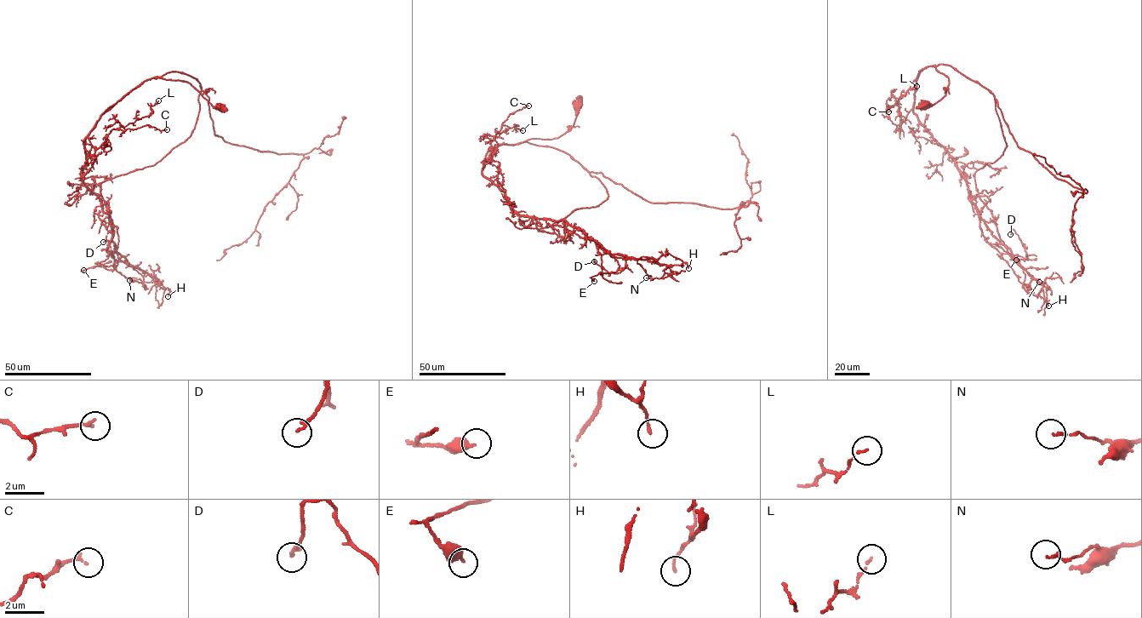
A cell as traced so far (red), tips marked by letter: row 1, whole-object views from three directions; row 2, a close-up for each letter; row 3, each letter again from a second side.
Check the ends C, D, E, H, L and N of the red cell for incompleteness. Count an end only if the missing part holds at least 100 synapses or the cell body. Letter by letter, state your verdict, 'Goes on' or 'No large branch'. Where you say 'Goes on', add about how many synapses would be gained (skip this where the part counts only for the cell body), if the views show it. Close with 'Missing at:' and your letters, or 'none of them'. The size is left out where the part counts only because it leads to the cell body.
C: No large branch
D: No large branch
E: No large branch
H: No large branch
L: No large branch
N: No large branch
Missing at: none of them

